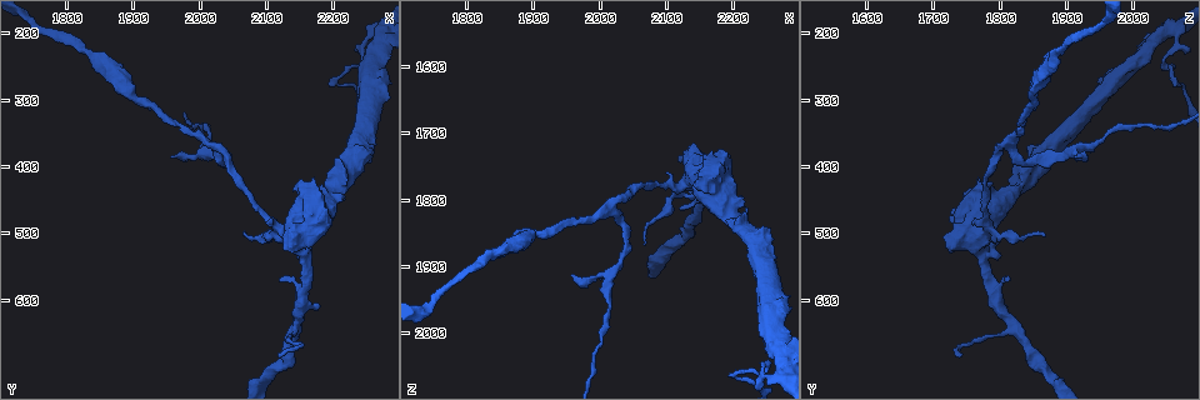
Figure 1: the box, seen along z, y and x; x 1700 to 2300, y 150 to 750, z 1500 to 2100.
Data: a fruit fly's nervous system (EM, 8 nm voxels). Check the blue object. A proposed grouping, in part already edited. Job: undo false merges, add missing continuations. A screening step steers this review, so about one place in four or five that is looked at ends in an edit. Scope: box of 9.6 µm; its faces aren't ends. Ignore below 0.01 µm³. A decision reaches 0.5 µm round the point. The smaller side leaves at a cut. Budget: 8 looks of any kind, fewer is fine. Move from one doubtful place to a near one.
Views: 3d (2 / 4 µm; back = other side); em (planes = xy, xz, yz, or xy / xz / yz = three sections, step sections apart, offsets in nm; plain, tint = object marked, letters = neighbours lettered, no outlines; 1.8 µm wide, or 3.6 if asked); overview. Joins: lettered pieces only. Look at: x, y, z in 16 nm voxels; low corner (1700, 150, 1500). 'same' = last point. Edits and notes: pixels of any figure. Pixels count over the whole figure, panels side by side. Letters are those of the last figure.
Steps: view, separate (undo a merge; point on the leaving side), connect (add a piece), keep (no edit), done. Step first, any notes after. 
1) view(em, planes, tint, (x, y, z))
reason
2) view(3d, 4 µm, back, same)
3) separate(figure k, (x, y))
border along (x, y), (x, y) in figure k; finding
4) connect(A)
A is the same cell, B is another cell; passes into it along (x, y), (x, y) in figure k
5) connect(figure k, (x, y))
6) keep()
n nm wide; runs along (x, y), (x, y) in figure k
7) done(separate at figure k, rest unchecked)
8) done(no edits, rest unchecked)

view(3d, 4 µm, back, (2255, 205, 2065))
small branch off a trunk

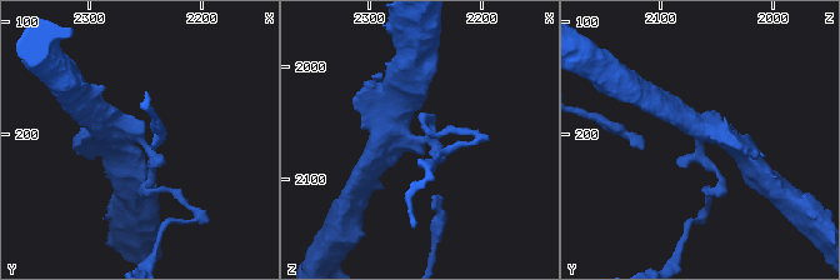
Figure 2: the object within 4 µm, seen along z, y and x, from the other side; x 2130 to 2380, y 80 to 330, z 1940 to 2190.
view(em, xz, step 4, letters, (2256, 204, 2064))
3 arms

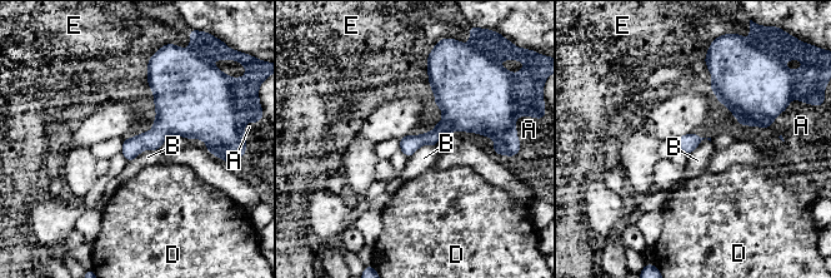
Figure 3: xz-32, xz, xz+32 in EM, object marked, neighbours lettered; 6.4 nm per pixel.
view(em, yz, step 8, letters, same)
another direction

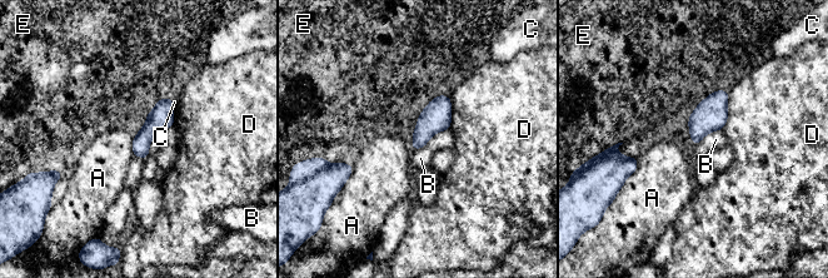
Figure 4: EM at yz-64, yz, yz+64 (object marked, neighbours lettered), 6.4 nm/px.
keep()
120 nm wide; E touches over 400 nm; A, B, C, D and E are other cells; continuous, no second neuron

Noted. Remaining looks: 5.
view(em, planes, letters, (2015, 365, 1810))
side arm on a straight run

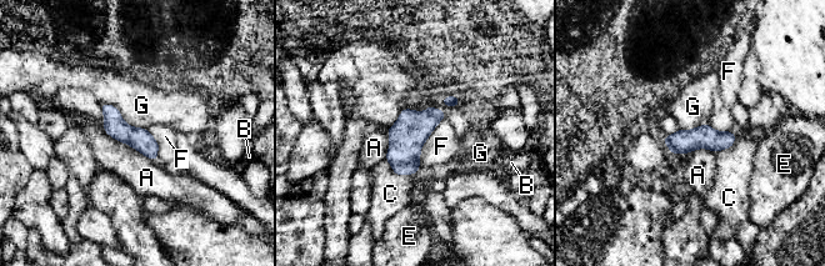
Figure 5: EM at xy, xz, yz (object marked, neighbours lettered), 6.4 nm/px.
keep()
A, B, C, E, F and G are other cells; runs along (105, 106), (111, 116), (154, 156) in figure 5; one neuron here

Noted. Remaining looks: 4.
view(3d, 4 µm, (2125, 495, 1775))
a narrow waist

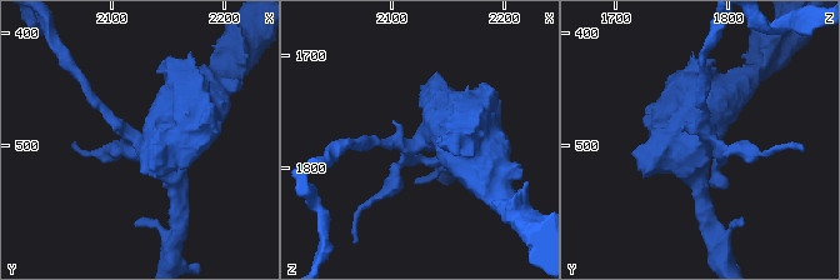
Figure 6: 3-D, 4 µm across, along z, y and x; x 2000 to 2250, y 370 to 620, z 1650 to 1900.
view(em, 3.6 µm, yz, step 4, tint, (2126, 498, 1776))
shape alone is not enough

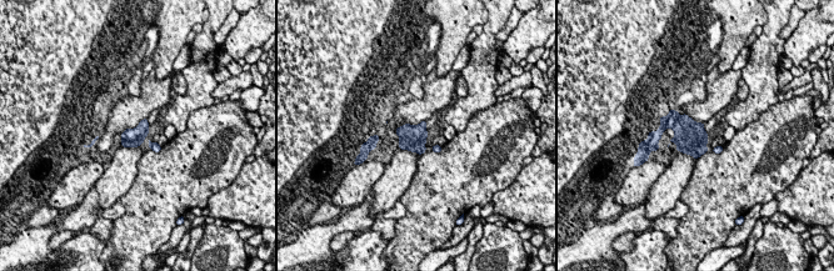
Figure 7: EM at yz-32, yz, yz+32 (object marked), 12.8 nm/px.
view(em, 3.6 µm, xz, step 16, letters, same)
another direction

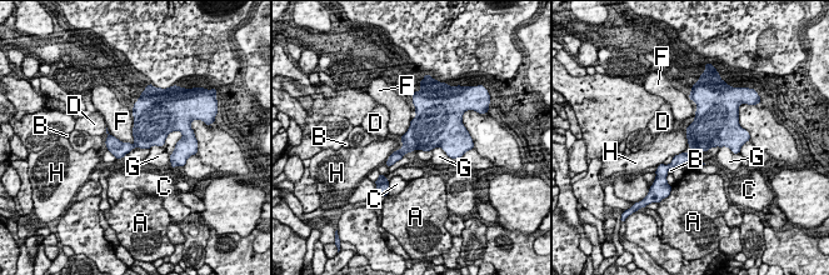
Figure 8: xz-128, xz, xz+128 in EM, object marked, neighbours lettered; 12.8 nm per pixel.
keep()
170 nm wide; A, B, C, D, F, G and H are other cells; border along (131, 110), (134, 145) in figure 8; continuous, no second neuron

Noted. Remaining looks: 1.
done(no edits, rest unchecked)

